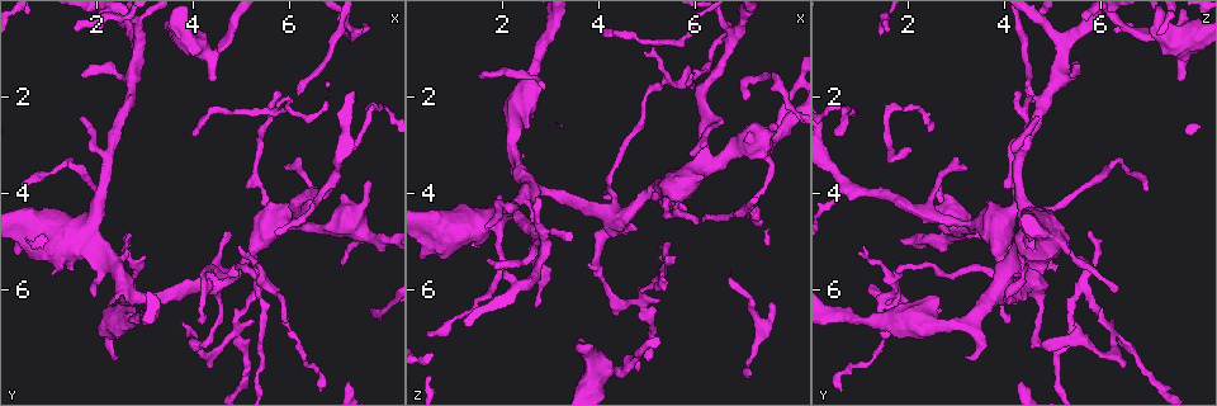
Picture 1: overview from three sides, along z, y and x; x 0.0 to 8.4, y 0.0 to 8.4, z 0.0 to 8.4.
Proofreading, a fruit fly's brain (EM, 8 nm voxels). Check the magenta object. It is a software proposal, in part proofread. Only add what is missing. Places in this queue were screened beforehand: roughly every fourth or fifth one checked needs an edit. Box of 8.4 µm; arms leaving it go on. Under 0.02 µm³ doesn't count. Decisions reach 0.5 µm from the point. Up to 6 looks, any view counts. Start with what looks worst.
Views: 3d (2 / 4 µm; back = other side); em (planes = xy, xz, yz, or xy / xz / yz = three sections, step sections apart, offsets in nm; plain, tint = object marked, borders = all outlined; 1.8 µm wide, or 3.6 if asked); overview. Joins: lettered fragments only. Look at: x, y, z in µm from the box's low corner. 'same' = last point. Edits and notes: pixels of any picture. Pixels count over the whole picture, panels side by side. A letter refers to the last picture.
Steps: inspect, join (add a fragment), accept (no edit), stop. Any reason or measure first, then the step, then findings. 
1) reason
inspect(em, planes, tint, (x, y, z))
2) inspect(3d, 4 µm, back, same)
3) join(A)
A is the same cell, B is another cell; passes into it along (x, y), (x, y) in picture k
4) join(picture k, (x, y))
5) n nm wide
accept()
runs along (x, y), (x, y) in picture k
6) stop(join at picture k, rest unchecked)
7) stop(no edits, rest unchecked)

an open end
inspect(3d, 2 µm, (2.40, 7.40, 3.15))

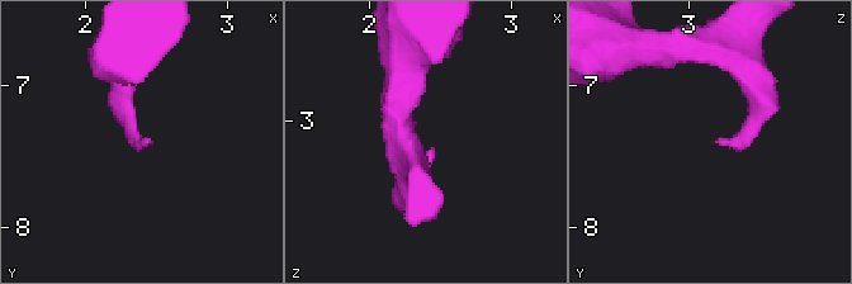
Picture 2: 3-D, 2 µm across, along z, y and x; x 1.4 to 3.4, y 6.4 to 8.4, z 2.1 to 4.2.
now the EM
inspect(em, xz, step 4, borders, (2.44, 7.42, 3.20))

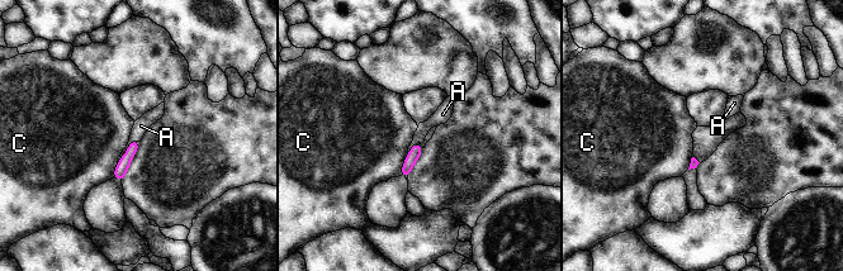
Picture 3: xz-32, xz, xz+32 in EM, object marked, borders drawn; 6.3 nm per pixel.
A touches over 170 nm
join(A)
A is the same cell, C is another cell; passes into it along (126, 160), (127, 147), (141, 126) in picture 3; it goes on there

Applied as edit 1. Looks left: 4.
abrupt turn
inspect(em, xz, step 8, tint, (6.15, 4.50, 2.45))

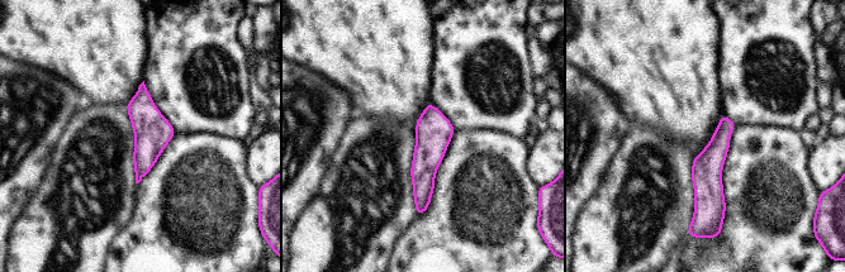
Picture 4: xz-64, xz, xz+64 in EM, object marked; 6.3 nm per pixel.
inspect(em, xz, step 8, borders, same)

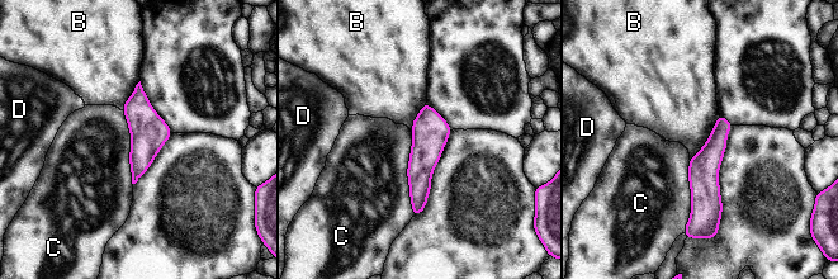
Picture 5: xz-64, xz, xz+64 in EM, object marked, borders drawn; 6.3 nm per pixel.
accept()
B, C and D are other cells; runs along (426, 107), (426, 152), (416, 212) in picture 5; no lettered fragment goes on from it

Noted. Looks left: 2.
abrupt turn
inspect(em, planes, borders, (4.40, 6.85, 4.70))

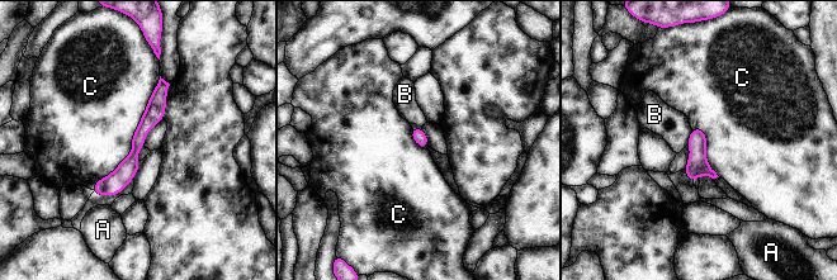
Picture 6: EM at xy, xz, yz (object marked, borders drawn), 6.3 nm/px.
80 nm wide
accept()
A, B and C are other cells; no lettered fragment goes on from it

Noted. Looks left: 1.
stop(join at picture 3, rest unchecked)

